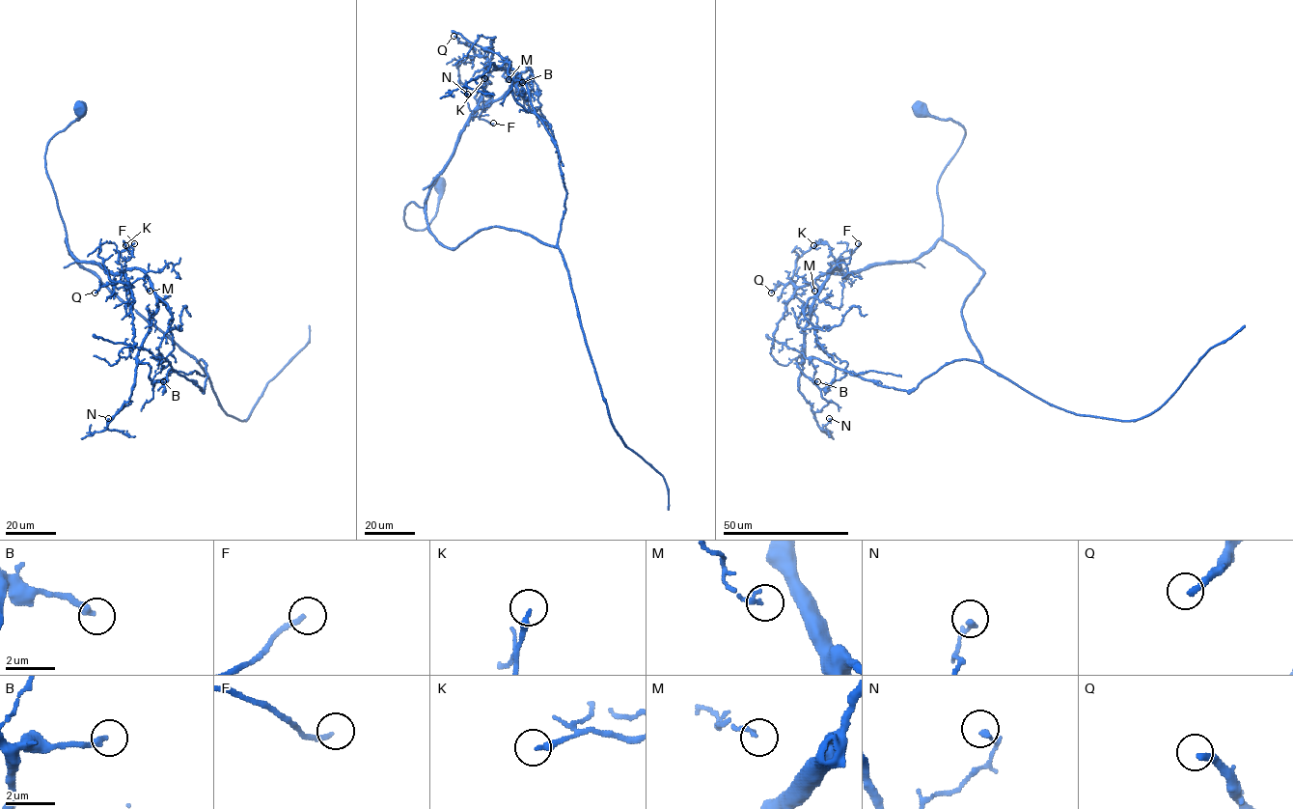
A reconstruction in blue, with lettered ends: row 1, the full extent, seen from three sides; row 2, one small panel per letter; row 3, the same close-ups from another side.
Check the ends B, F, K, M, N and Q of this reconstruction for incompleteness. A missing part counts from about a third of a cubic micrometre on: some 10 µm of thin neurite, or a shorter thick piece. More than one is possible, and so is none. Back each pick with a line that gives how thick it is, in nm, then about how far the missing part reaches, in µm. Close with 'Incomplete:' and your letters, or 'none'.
B: 260 nm | 10 µm
F: 200 nm | 10 µm
Incomplete: B, F

